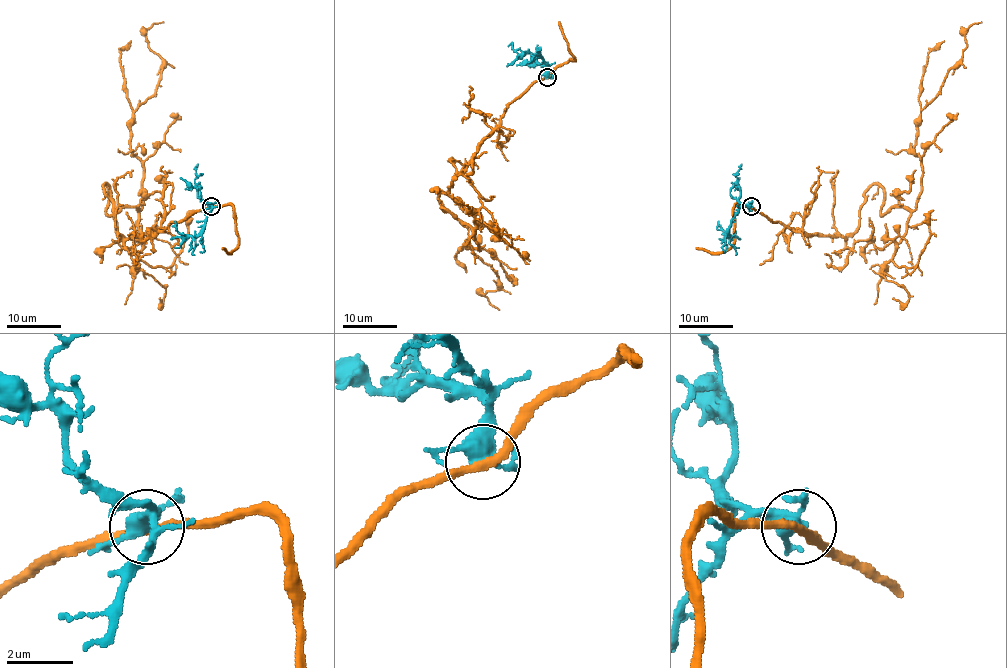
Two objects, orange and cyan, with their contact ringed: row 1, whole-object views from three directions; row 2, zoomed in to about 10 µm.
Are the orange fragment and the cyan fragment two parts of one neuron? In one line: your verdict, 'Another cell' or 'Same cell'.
Another cell

